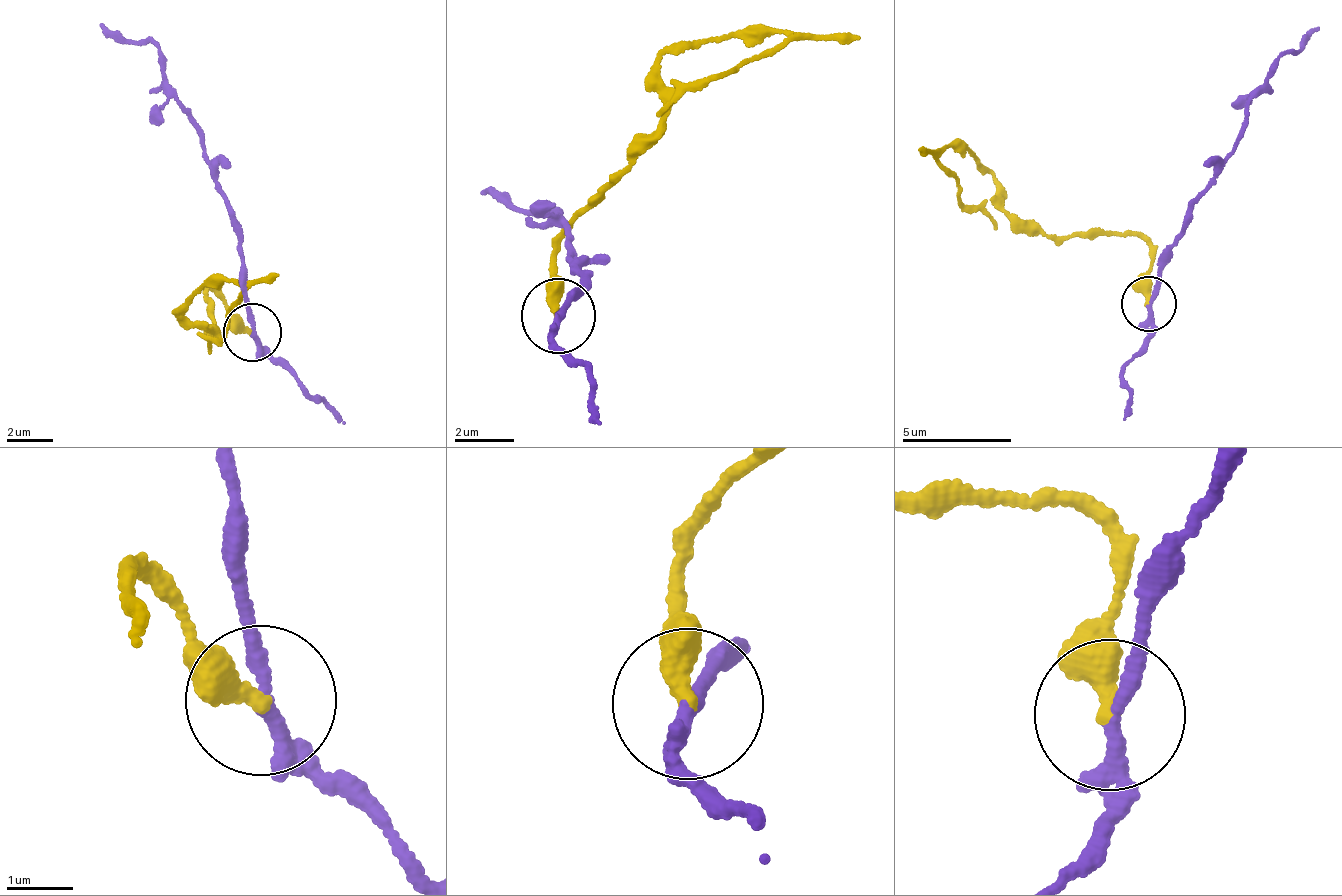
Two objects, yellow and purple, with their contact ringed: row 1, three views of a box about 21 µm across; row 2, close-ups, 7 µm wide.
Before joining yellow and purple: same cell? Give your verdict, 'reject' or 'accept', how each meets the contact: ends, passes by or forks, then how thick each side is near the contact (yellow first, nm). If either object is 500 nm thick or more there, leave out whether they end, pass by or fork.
reject; yellow ends there; purple forks there; 360 nm thick on the yellow side, 180 nm on the other

